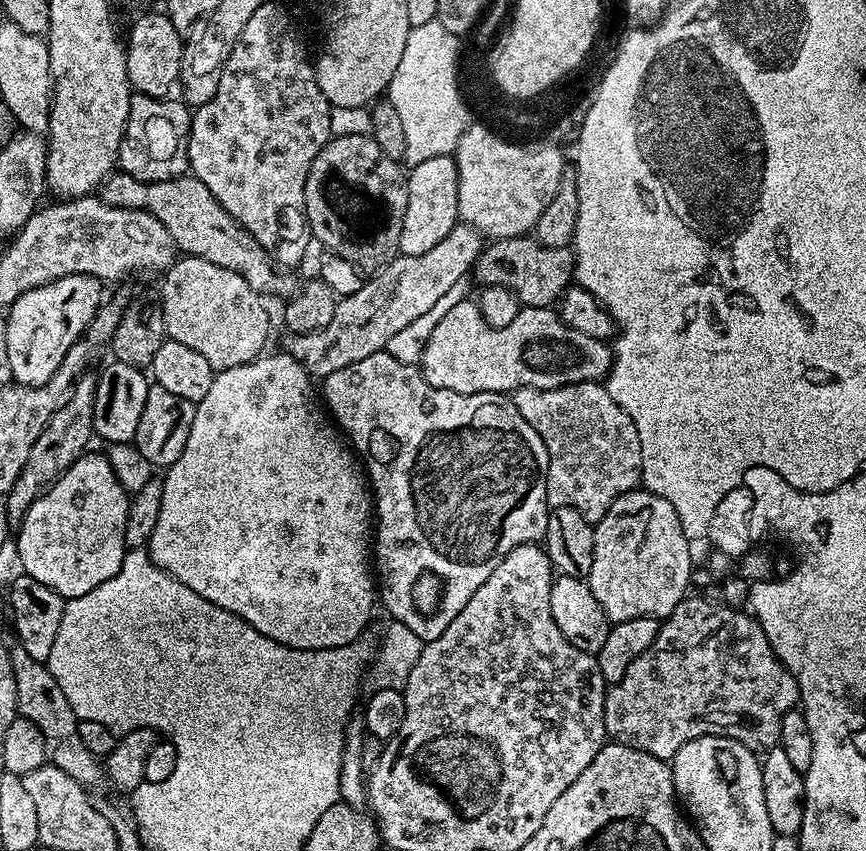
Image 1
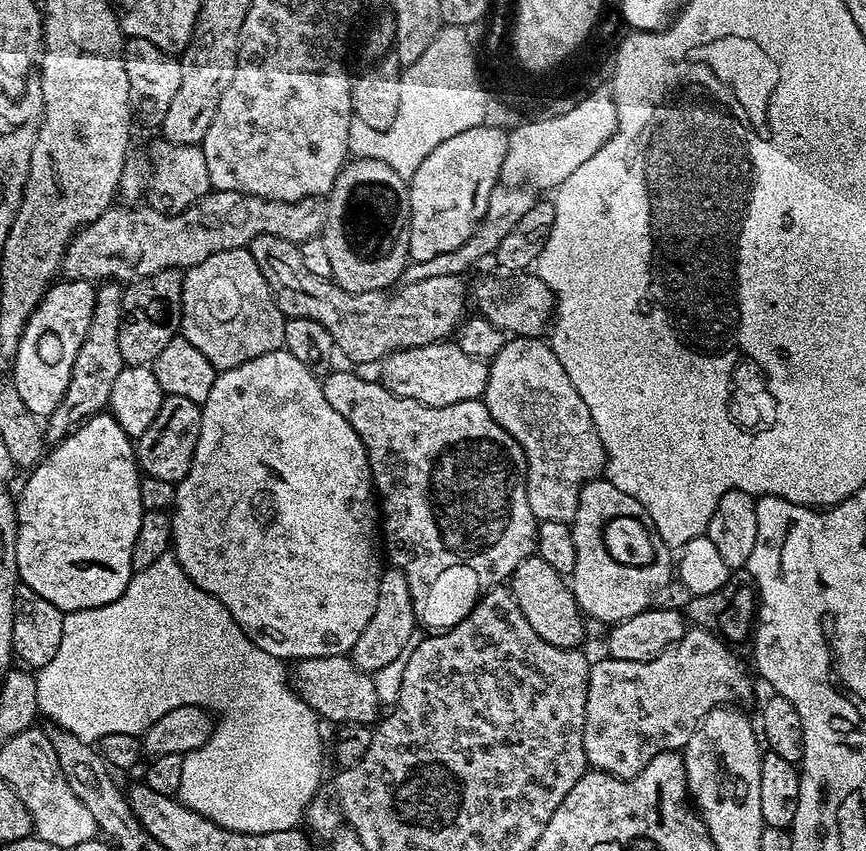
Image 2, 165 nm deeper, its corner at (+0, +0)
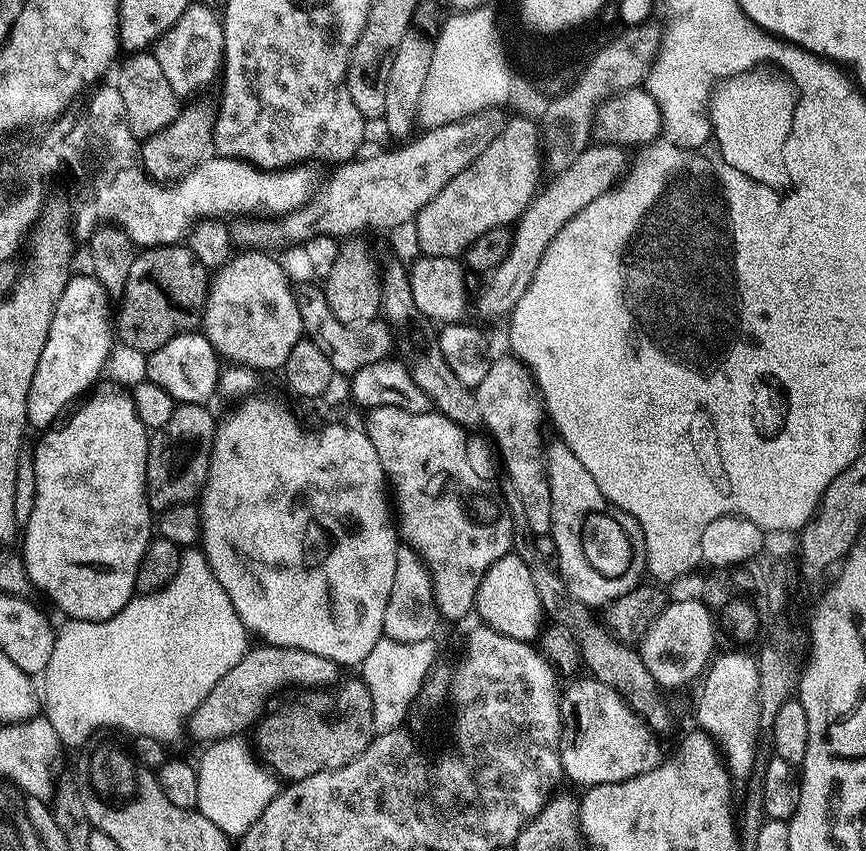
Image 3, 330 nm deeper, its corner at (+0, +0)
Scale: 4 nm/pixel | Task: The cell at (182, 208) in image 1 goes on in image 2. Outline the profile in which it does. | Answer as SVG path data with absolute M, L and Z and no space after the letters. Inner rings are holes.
M262 234L258 238L254 238L250 245L250 251L254 262L258 262L258 270L262 270L262 278L266 278L266 282L272 285L272 293L274 298L278 302L278 306L283 310L285 317L288 318L310 318L314 322L318 322L322 326L326 326L326 330L332 335L333 345L345 356L346 359L352 360L353 365L360 363L372 362L372 361L383 361L385 358L392 355L393 352L399 352L401 348L417 348L418 346L426 346L427 344L439 344L447 341L449 337L455 333L456 329L460 327L462 321L465 319L466 311L464 312L464 303L469 303L470 300L470 288L464 285L465 277L463 275L454 276L442 276L426 278L425 281L416 281L413 283L405 283L401 292L393 291L392 297L389 300L383 300L383 295L373 294L370 292L354 293L347 292L345 288L340 287L339 284L326 278L318 278L318 274L310 274L310 270L306 270L306 265L302 263L302 254L300 253L299 247L293 241L287 240L286 238L278 238L274 235Z

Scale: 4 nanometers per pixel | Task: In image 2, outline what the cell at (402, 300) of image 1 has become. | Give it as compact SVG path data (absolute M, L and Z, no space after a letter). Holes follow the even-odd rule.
M499 184L491 192L492 201L488 203L488 212L480 220L480 224L475 228L470 238L454 251L447 251L445 254L438 254L435 258L409 263L404 270L403 281L413 283L425 281L426 278L463 275L467 269L484 256L493 255L498 246L502 244L502 239L510 234L510 230L517 225L519 219L530 210L537 202L537 193L528 186Z

